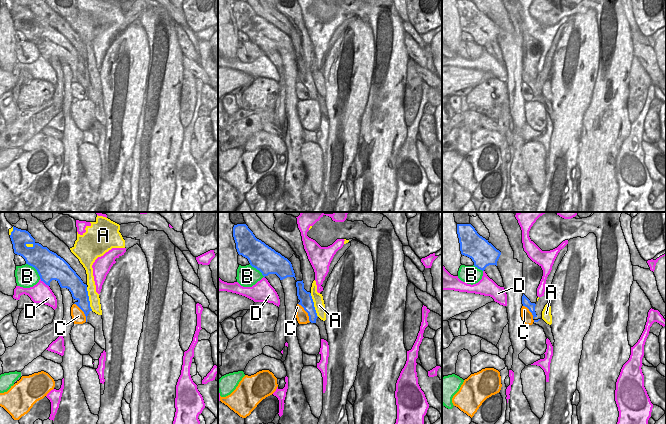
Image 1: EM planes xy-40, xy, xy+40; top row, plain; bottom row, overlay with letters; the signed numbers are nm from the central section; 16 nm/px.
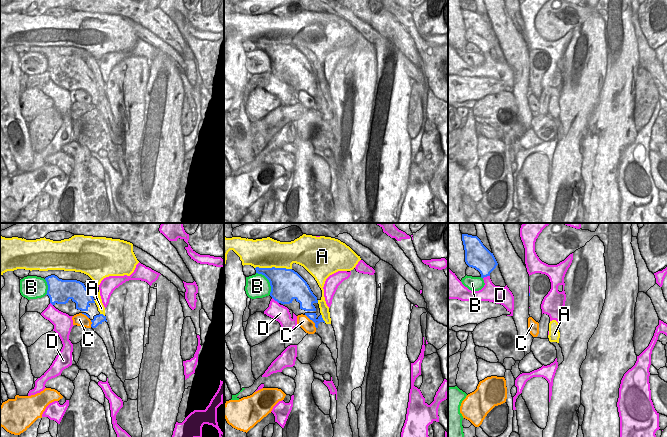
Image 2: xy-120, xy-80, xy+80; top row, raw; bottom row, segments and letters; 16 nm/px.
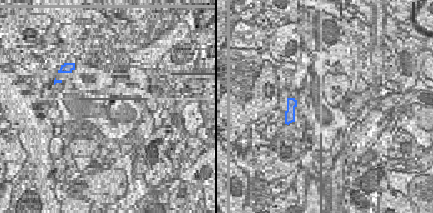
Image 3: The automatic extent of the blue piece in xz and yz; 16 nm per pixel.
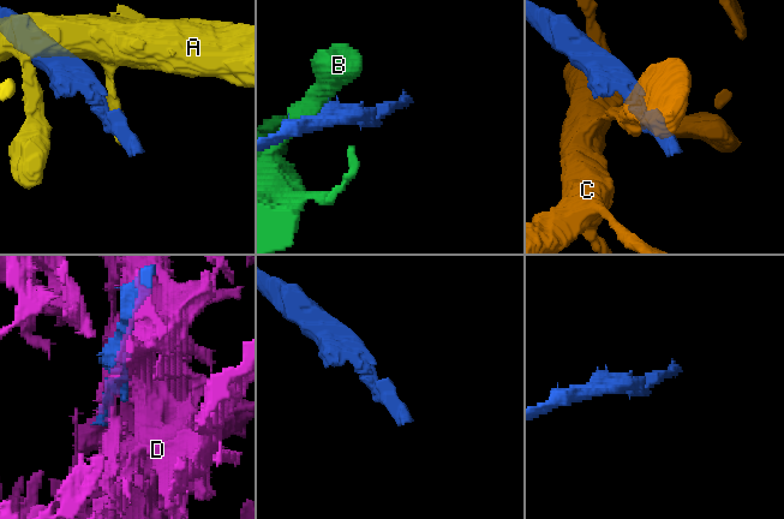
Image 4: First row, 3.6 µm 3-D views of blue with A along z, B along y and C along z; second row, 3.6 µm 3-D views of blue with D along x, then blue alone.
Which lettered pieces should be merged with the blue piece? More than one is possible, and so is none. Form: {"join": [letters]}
{"join": []}

